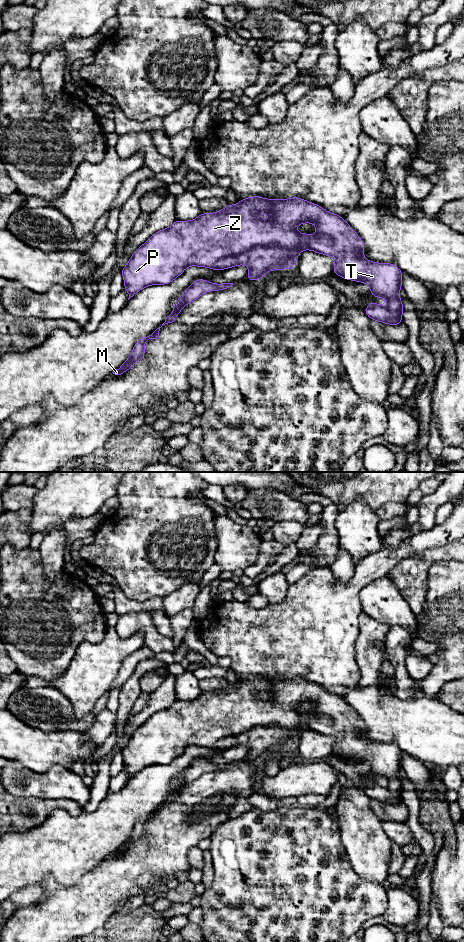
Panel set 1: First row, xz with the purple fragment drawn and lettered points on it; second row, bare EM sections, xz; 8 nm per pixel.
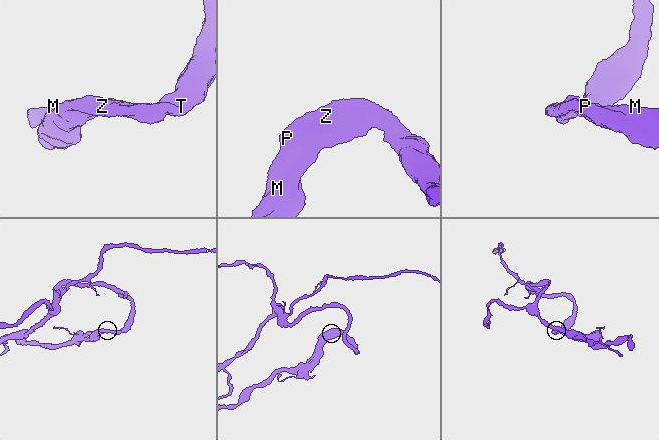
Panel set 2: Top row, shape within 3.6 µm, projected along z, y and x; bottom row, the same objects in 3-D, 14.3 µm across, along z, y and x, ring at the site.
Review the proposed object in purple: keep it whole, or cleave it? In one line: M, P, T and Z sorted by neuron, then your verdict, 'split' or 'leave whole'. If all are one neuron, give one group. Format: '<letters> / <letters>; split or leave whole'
M / P T Z; split

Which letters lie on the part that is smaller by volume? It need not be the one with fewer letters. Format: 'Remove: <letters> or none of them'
Remove: M

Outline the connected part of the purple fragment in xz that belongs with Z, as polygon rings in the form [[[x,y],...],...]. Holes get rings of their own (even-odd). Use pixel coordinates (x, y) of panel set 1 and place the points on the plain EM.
[[[252,676],[246,679],[239,679],[237,685],[227,686],[215,693],[202,693],[191,701],[175,700],[167,709],[162,709],[153,714],[143,725],[134,731],[127,745],[121,750],[124,758],[124,768],[129,778],[133,777],[141,769],[150,765],[166,765],[180,756],[189,746],[213,747],[219,740],[239,735],[253,728],[256,725],[275,725],[281,728],[312,730],[318,734],[324,734],[335,739],[333,753],[341,758],[350,761],[366,763],[370,767],[370,774],[375,777],[383,777],[387,781],[386,786],[370,782],[364,789],[365,794],[371,799],[389,805],[400,805],[402,803],[403,783],[399,778],[402,768],[402,751],[392,743],[376,743],[363,738],[365,731],[364,723],[358,714],[349,704],[335,693],[325,691],[321,686],[306,681],[299,677],[289,679],[265,679],[261,676]],[[258,693],[270,693],[269,700],[262,700],[257,697]],[[301,703],[313,703],[316,705],[317,714],[299,714],[296,707]]]

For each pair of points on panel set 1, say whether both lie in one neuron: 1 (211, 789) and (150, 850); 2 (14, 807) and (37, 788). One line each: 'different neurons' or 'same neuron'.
1: same neuron
2: different neurons

